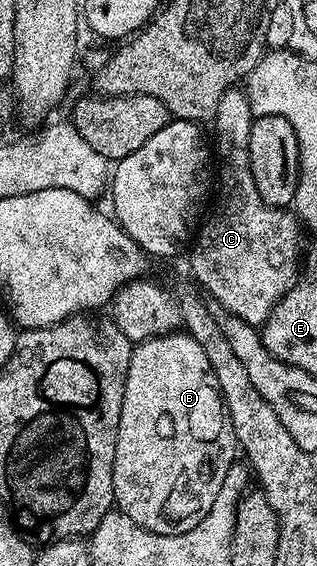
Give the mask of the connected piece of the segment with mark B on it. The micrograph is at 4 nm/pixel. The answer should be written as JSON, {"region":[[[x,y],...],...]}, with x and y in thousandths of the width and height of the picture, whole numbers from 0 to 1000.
{"region":[[[587,585],[527,588],[514,595],[486,595],[467,602],[442,602],[416,615],[407,655],[394,670],[394,698],[382,719],[382,740],[369,761],[369,790],[356,811],[356,875],[372,905],[420,917],[426,928],[445,929],[473,942],[508,945],[558,945],[584,938],[609,938],[647,910],[659,910],[659,896],[672,896],[672,882],[685,882],[685,867],[697,867],[697,853],[710,853],[710,839],[729,822],[748,814],[748,781],[729,753],[729,737],[716,731],[716,714],[685,684],[685,670],[672,663],[672,648],[659,648],[659,634],[647,634],[647,620],[634,620],[621,599],[609,599]]]}

